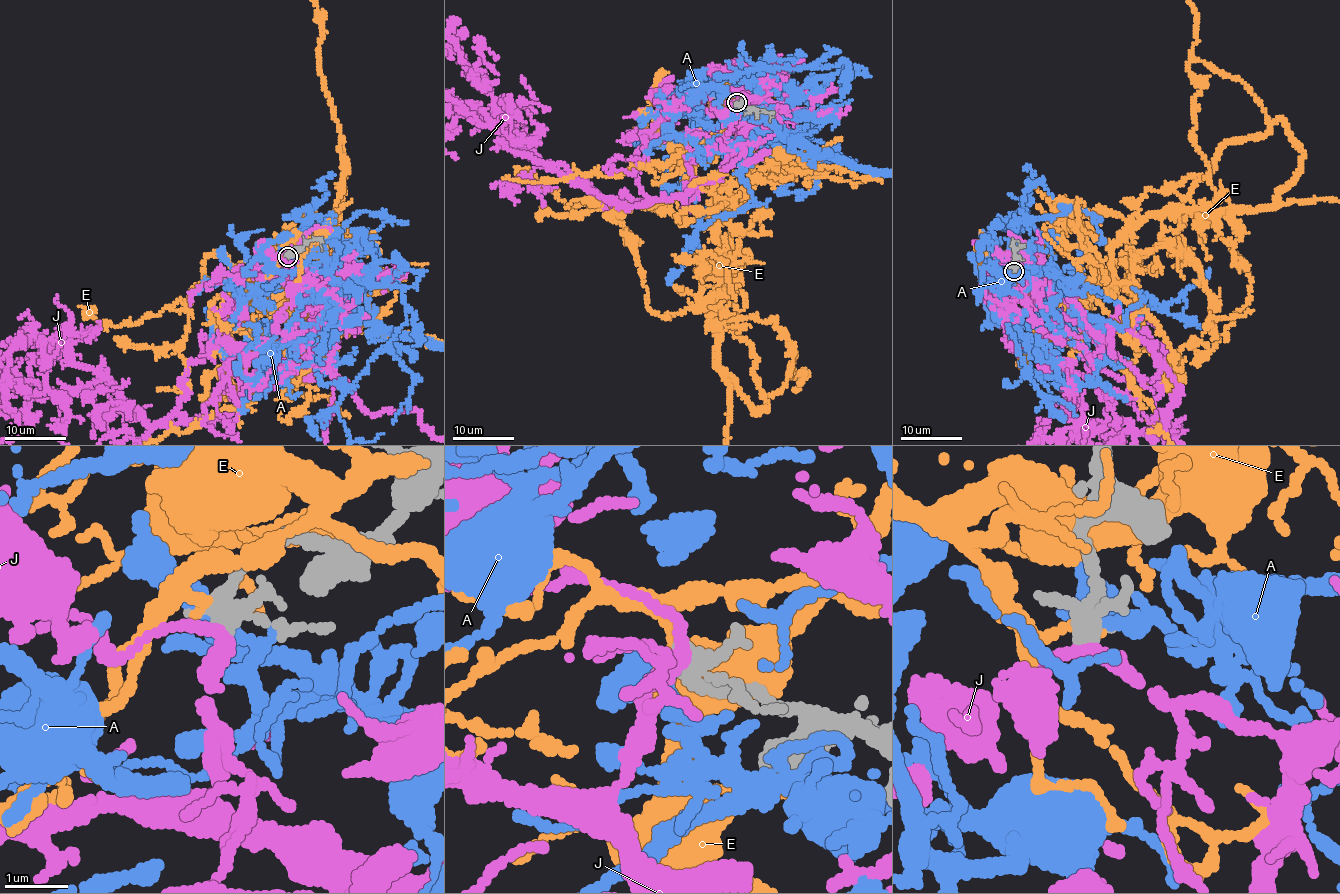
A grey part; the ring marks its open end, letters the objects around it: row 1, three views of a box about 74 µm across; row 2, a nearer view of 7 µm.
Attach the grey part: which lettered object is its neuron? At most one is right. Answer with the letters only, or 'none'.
J

